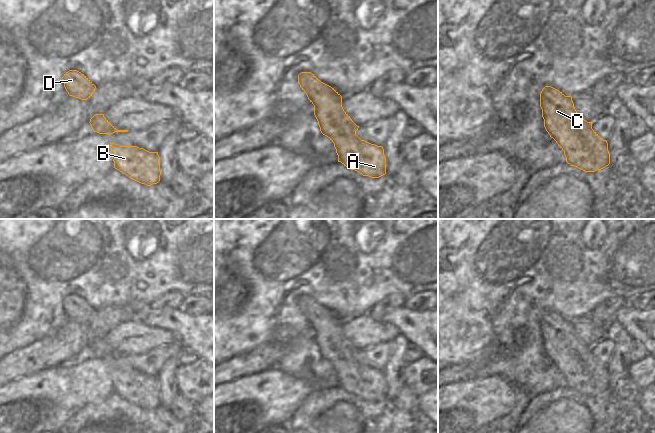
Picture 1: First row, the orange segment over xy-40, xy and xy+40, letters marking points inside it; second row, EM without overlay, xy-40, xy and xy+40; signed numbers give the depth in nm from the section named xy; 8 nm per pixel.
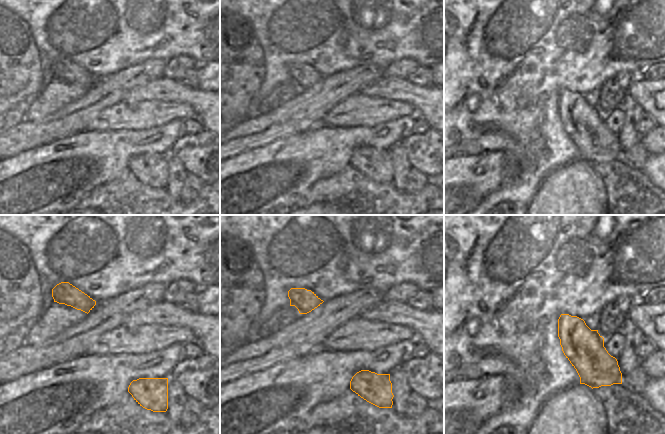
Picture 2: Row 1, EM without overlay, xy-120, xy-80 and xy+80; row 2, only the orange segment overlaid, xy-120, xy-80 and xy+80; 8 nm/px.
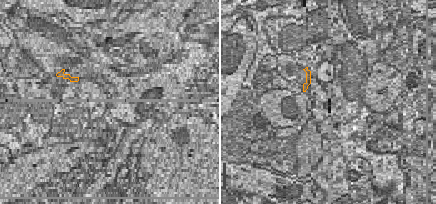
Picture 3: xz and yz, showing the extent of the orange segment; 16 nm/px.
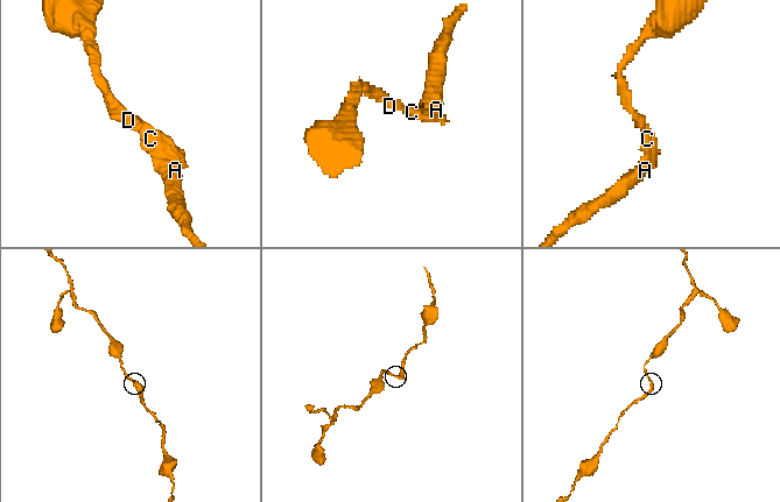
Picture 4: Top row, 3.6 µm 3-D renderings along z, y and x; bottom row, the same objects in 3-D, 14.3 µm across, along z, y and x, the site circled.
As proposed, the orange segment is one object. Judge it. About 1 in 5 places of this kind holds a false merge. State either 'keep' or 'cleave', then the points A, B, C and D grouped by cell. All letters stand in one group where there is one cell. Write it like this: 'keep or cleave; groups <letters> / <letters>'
keep; groups A B C D

